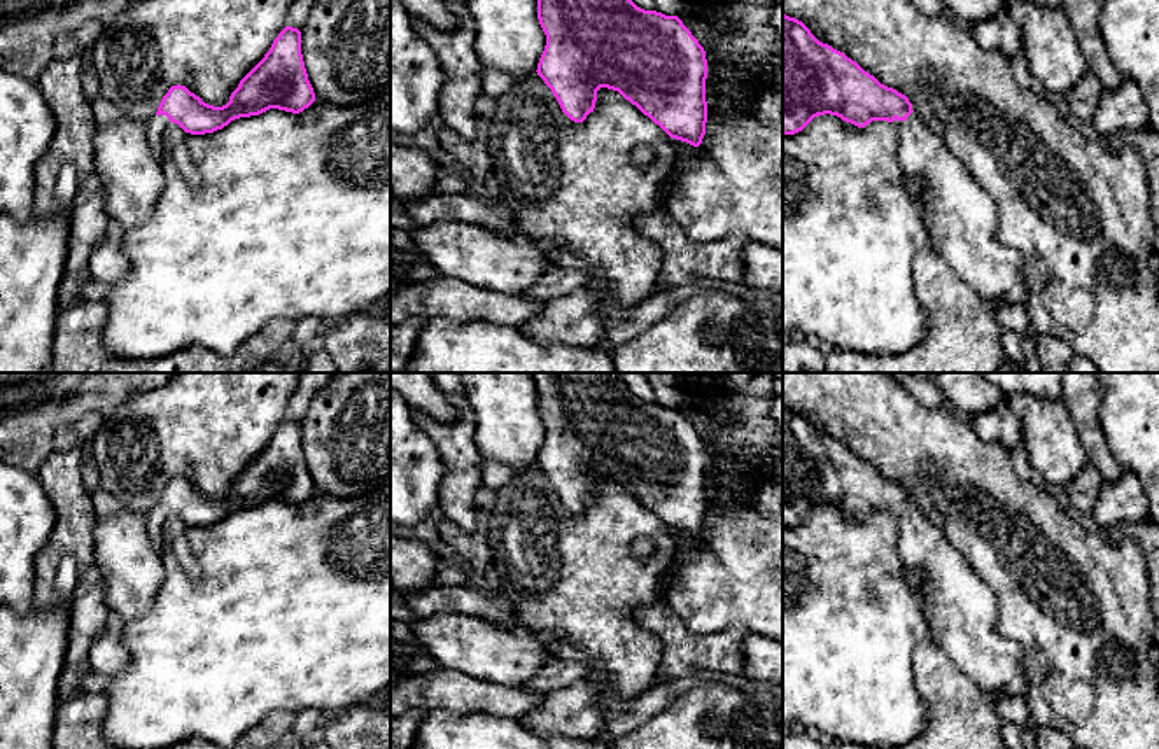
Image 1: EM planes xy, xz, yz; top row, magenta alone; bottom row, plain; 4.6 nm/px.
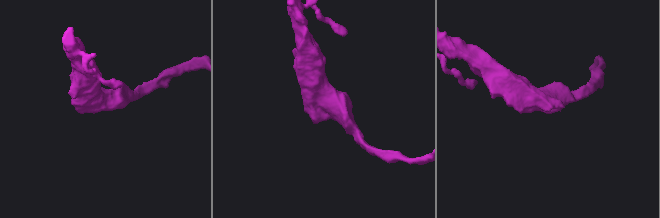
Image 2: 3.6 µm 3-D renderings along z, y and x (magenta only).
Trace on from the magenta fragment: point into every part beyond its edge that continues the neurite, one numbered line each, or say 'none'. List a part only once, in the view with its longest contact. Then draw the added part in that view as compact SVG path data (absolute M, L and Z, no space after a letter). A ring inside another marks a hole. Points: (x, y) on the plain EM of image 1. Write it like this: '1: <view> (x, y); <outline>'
1: yz (962, 609); M914 504L893 516L896 556L903 567L917 569L924 578L919 607L942 651L982 691L1026 700L1026 653L998 632L998 600L993 590Z

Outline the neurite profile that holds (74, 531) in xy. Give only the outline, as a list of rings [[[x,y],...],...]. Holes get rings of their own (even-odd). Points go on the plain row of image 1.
[[[79,448],[54,450],[40,466],[39,478],[54,506],[56,523],[47,546],[37,556],[40,576],[33,583],[32,607],[58,604],[56,570],[65,555],[77,562],[77,583],[68,598],[68,648],[58,681],[58,700],[79,691],[79,681],[91,670],[95,637],[107,625],[105,584],[95,562],[95,504],[84,488]]]

